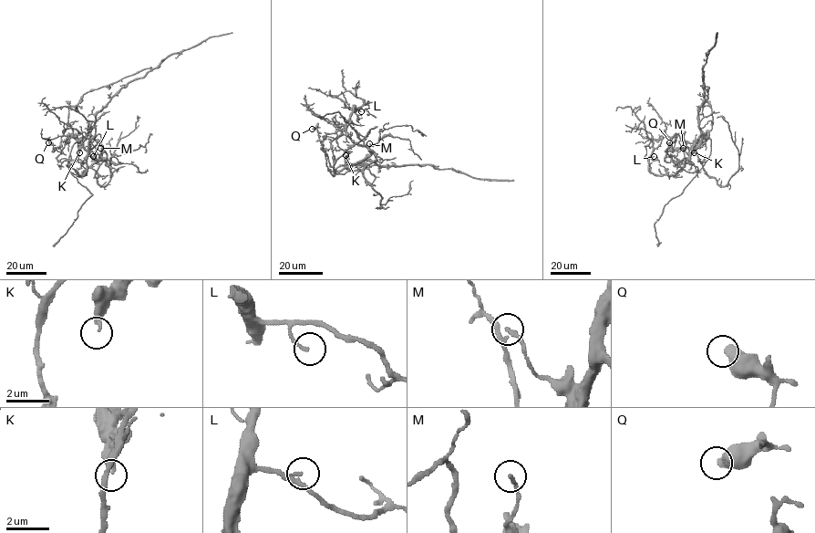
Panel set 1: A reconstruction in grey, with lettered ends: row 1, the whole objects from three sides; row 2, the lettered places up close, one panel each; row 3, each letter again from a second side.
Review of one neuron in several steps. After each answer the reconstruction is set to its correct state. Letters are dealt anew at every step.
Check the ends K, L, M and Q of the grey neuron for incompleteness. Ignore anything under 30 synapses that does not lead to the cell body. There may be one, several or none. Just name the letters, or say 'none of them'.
none of them

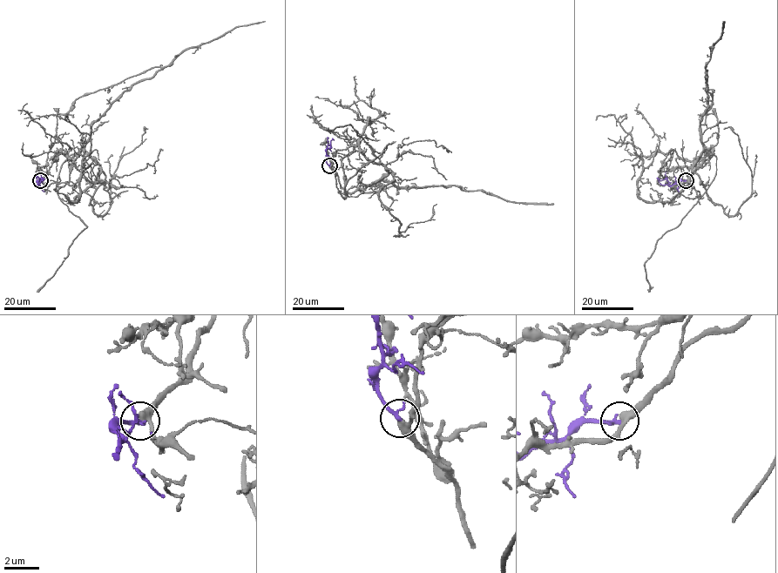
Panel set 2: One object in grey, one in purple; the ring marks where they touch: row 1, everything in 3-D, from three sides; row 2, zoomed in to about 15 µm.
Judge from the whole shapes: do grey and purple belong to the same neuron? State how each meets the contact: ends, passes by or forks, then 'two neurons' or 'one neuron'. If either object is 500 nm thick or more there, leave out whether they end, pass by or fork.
grey passes by; purple passes by; one neuron

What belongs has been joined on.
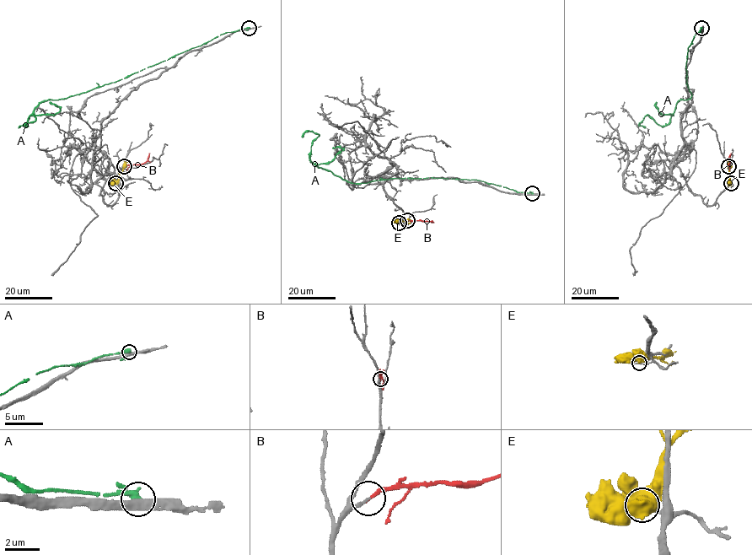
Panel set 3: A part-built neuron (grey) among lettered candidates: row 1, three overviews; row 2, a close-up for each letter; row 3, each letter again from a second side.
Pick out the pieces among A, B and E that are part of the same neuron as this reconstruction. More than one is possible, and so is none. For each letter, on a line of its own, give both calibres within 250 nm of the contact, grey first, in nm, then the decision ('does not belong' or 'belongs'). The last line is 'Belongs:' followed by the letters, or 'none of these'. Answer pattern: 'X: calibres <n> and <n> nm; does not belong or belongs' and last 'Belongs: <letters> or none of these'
A: calibres 400 and 440 nm; does not belong
B: calibres 170 and 190 nm; belongs
E: calibres 150 and 900 nm; does not belong
Belongs: B

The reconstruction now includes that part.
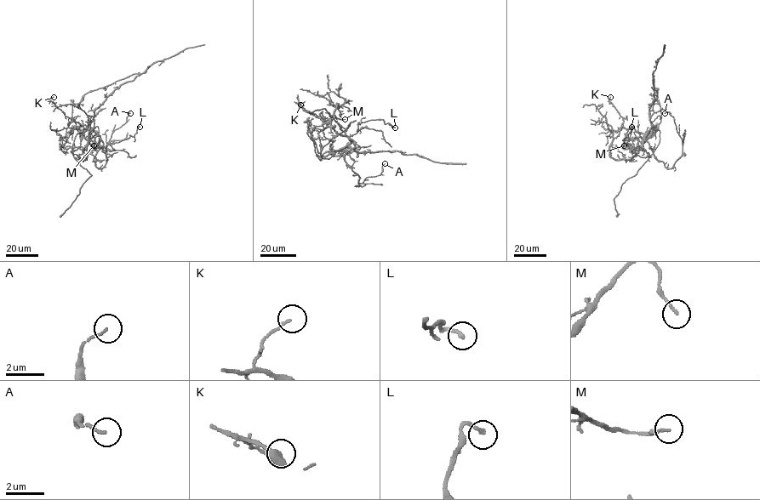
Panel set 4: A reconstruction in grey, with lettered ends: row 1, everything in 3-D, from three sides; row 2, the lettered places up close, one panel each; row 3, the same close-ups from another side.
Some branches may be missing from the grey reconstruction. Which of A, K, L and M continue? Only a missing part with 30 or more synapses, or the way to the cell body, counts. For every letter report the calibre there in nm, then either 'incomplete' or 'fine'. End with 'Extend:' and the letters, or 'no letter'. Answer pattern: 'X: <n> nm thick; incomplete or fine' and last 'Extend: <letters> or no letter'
A: 90 nm thick; fine
K: 90 nm thick; fine
L: 200 nm thick; fine
M: 130 nm thick; fine
Extend: no letter

